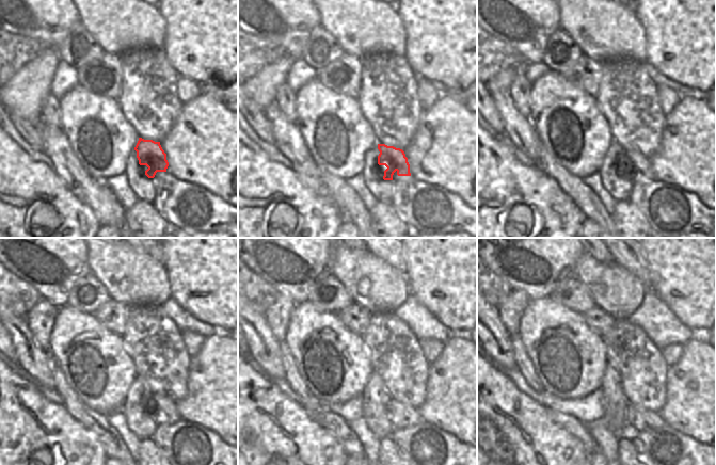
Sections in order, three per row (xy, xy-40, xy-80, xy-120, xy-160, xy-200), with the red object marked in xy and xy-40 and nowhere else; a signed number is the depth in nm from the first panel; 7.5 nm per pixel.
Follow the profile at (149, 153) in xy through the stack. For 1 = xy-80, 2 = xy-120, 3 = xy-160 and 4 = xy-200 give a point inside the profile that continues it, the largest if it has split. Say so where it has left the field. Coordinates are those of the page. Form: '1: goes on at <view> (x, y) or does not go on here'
1: goes on at xy-80 (637, 167)
2: goes on at xy-120 (161, 409)
3: goes on at xy-160 (400, 415)
4: goes on at xy-200 (639, 419)

